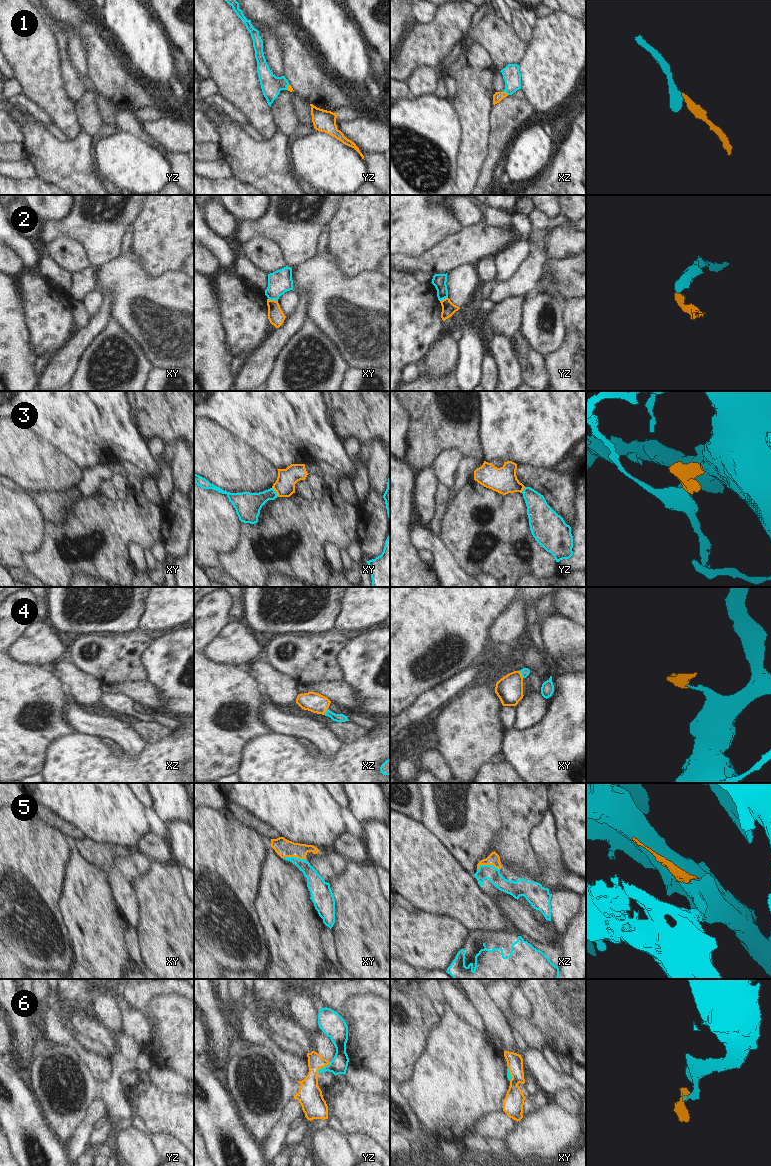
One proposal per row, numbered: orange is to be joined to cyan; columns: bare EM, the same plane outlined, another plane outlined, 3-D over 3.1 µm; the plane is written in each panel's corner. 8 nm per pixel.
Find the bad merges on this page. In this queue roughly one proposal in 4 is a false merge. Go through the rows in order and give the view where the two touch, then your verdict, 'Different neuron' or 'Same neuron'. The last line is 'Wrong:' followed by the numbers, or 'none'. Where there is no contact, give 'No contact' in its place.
1: Touches cyan in xz. Same neuron
2: Touches cyan in xy. Different neuron
3: Touches cyan in xy. Different neuron
4: Touches cyan in xy. Same neuron
5: Touches cyan in xz. Same neuron
6: Touches cyan in yz. Same neuron
Wrong: 2, 3.

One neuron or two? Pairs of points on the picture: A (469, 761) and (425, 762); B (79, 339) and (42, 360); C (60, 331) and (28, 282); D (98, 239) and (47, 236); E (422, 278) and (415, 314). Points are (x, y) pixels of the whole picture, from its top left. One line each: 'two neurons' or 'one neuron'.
A: two neurons
B: two neurons
C: one neuron
D: one neuron
E: two neurons

